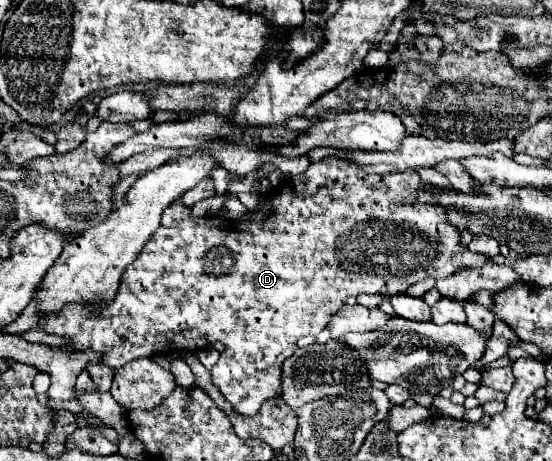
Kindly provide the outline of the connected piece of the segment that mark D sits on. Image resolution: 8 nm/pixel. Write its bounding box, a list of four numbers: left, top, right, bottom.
[41,157,487,417]

